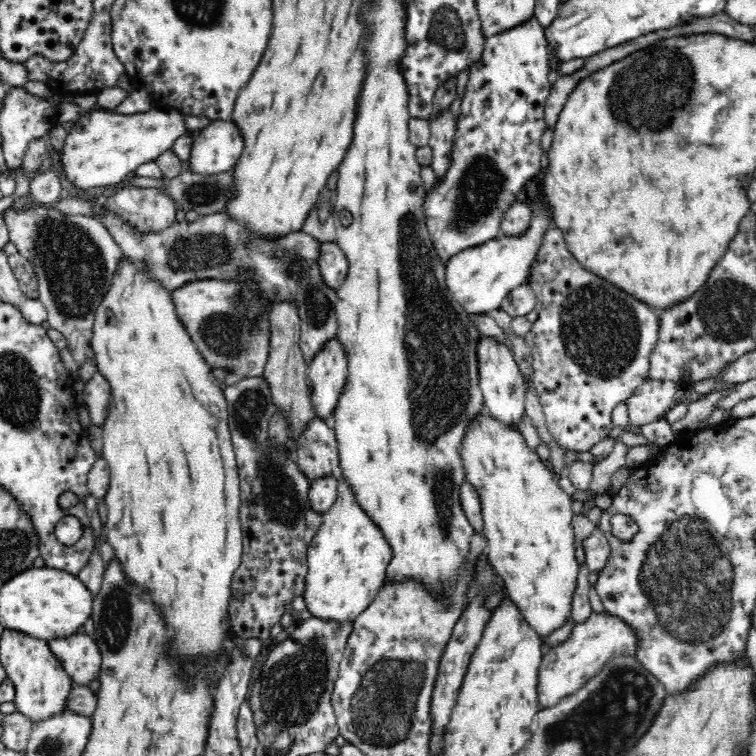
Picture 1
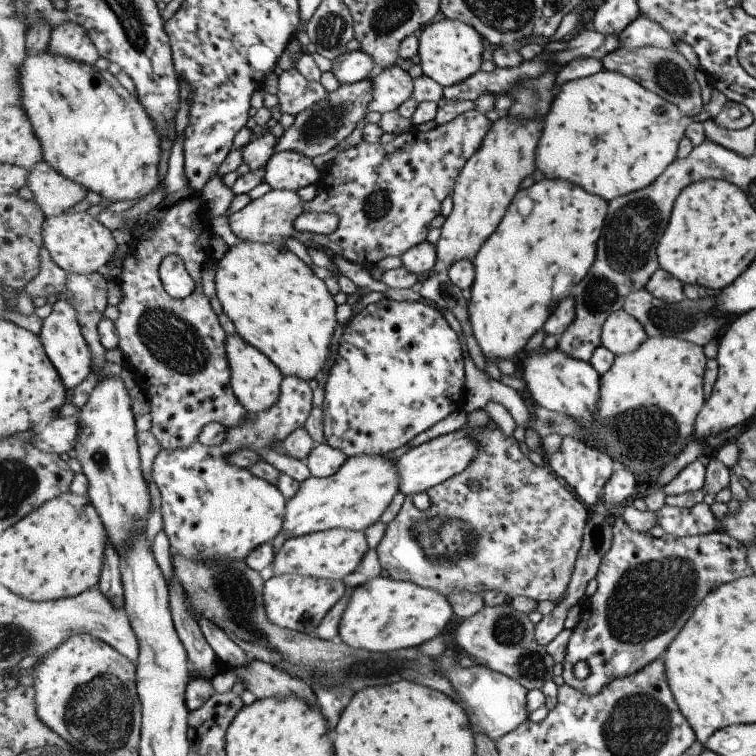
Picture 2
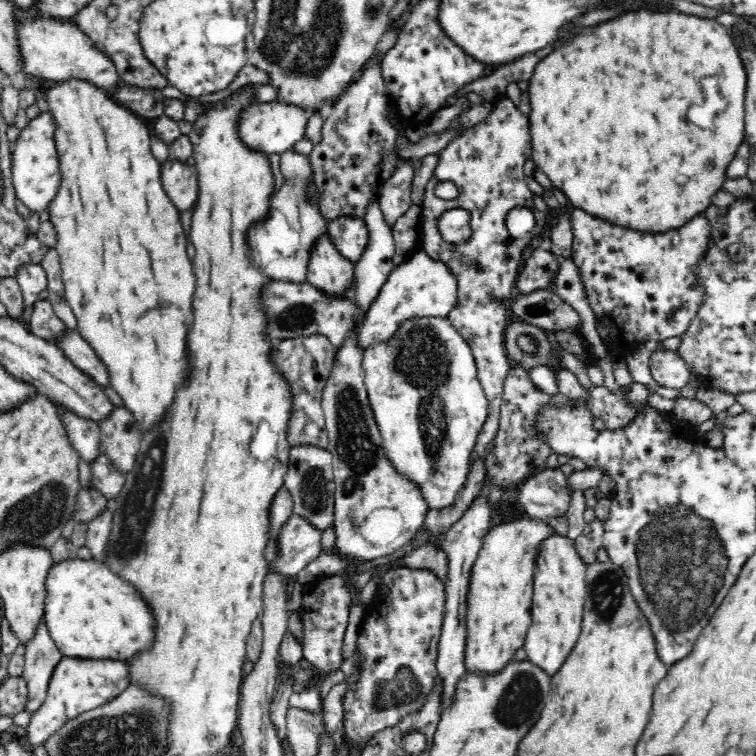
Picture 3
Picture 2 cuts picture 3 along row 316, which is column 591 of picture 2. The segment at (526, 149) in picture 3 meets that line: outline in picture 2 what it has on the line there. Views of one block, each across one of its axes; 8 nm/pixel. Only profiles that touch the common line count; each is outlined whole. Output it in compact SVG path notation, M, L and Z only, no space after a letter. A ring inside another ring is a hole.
M565 436L561 450L546 457L549 468L554 474L564 479L573 488L581 502L589 506L595 506L599 502L599 498L602 498L601 490L604 490L604 487L608 485L617 466L611 456L587 446L583 441L573 438L573 436Z

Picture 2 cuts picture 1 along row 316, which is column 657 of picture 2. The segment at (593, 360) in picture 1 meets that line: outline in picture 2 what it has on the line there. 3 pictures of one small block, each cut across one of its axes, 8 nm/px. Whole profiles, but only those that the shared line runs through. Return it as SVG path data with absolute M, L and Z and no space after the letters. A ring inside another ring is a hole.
M620 515L616 516L614 521L612 548L601 562L596 577L597 592L587 598L582 620L573 629L571 640L567 644L567 657L562 675L566 685L573 686L575 690L589 696L600 694L601 690L617 678L627 678L636 674L664 657L673 640L685 629L689 618L693 617L697 604L703 602L711 590L716 590L727 582L753 575L748 562L748 546L743 546L729 534L717 531L689 538L675 538L669 535L655 538L644 530L631 530ZM581 661L585 661L590 668L590 675L583 680L579 680L573 672L575 664Z

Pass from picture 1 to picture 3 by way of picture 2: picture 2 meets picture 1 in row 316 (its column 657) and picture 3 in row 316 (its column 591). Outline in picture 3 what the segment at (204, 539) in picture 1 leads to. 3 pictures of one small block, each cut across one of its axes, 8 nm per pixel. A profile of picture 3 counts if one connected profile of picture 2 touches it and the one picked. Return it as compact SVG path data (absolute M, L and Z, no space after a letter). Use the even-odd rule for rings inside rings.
M71 75L66 81L60 81L58 86L41 90L38 94L48 102L48 113L50 113L51 120L54 121L52 134L54 135L54 148L58 153L58 190L55 191L54 198L50 200L47 208L50 212L50 224L55 230L55 246L53 248L58 251L65 298L78 320L76 331L82 335L84 340L90 342L92 349L100 357L100 361L106 365L111 387L123 399L124 406L134 414L134 418L140 424L140 429L144 434L163 418L163 414L166 414L166 408L174 400L179 380L186 375L188 366L186 332L191 326L193 318L191 299L195 292L195 274L191 260L186 254L188 238L186 238L182 222L180 222L182 212L177 209L177 206L174 206L164 190L161 179L162 165L150 148L150 130L140 119L136 118L133 111L113 98L108 90L82 79L81 76Z

